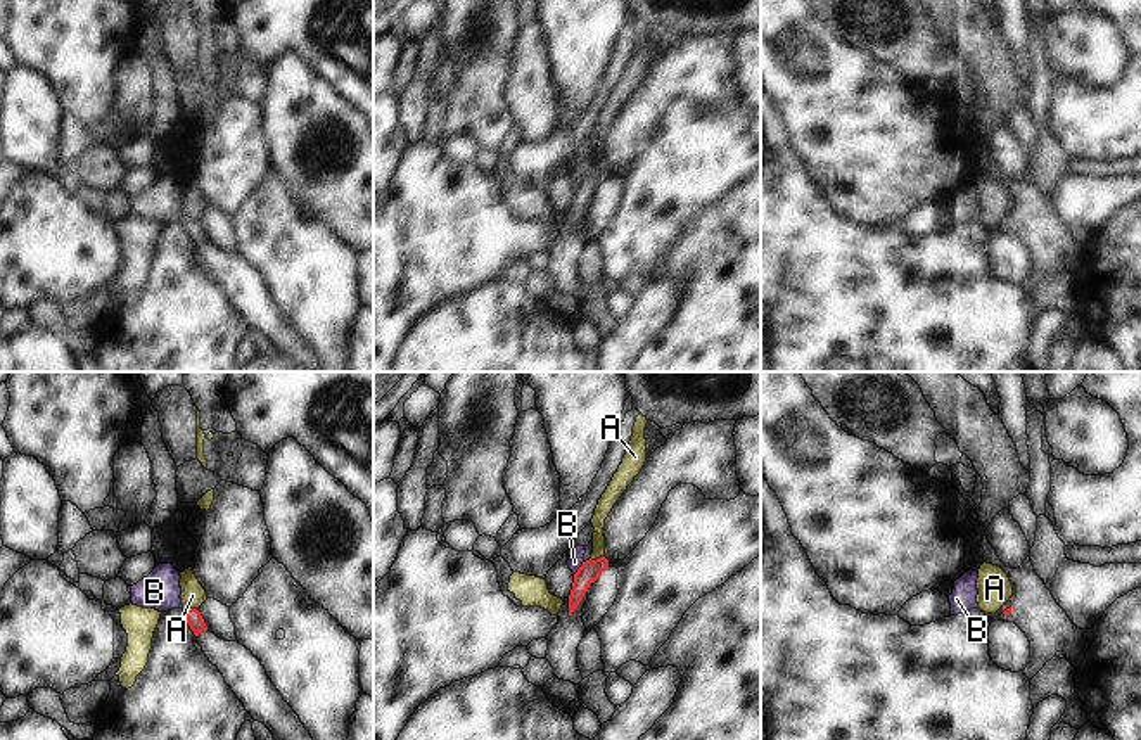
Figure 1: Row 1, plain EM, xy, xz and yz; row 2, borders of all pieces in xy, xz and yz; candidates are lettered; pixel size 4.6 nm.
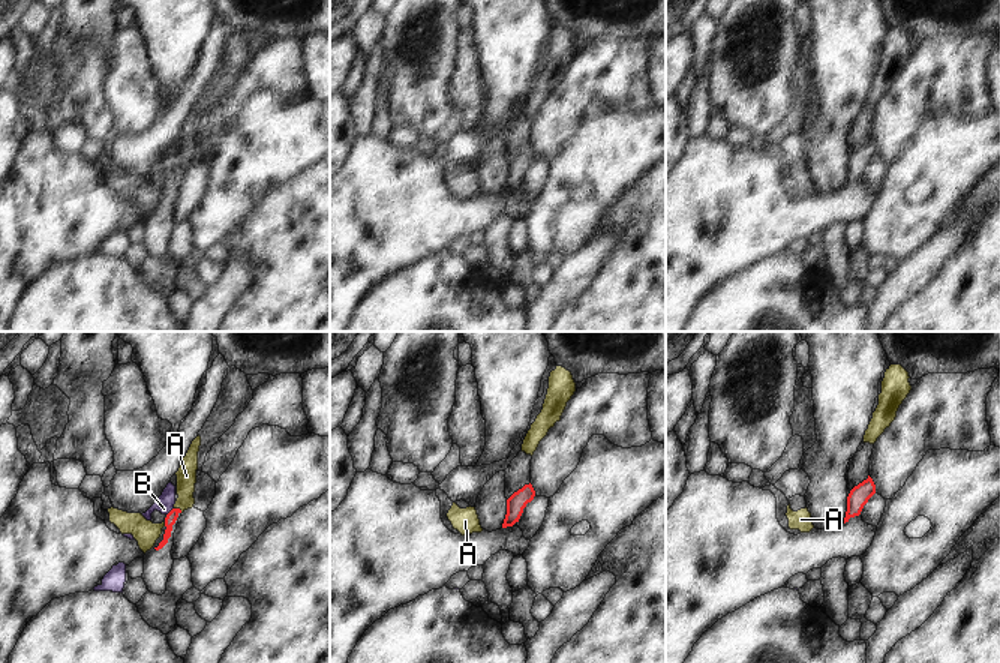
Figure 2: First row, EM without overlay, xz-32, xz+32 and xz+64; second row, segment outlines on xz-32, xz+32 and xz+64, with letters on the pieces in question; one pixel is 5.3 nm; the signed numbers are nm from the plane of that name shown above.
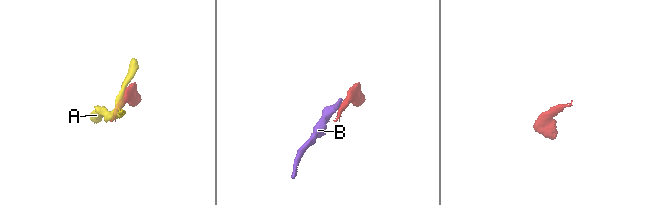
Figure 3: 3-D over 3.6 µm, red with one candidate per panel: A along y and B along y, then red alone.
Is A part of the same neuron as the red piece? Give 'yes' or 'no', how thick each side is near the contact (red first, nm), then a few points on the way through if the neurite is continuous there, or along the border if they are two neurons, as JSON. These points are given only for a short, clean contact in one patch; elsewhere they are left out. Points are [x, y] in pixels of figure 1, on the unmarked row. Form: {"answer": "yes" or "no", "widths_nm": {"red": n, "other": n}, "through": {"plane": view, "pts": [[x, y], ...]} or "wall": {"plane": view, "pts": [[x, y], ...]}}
{"answer": "no", "widths_nm": {"red": 100, "other": 70}, "wall": {"plane": "xz", "pts": [[604, 168], [590, 172]]}}

